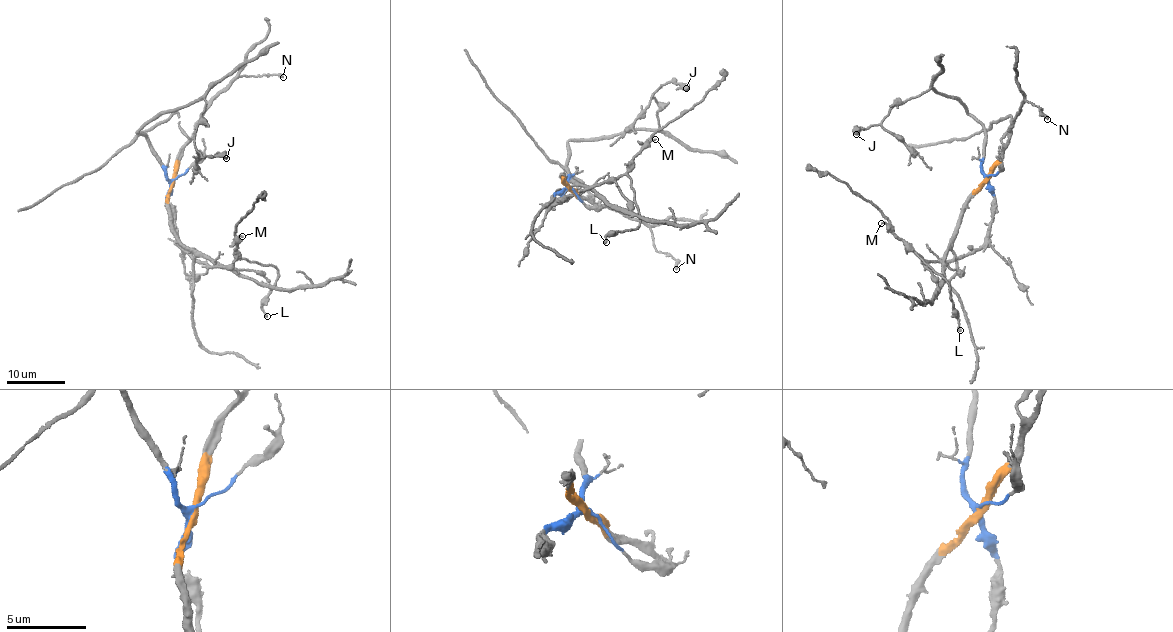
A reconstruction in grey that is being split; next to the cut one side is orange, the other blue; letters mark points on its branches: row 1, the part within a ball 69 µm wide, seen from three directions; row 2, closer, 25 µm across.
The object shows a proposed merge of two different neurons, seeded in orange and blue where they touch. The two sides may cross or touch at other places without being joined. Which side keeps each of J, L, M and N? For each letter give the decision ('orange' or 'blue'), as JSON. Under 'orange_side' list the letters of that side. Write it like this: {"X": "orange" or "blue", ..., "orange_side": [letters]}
{"J": "blue", "L": "blue", "M": "blue", "N": "orange", "orange_side": ["N"]}

